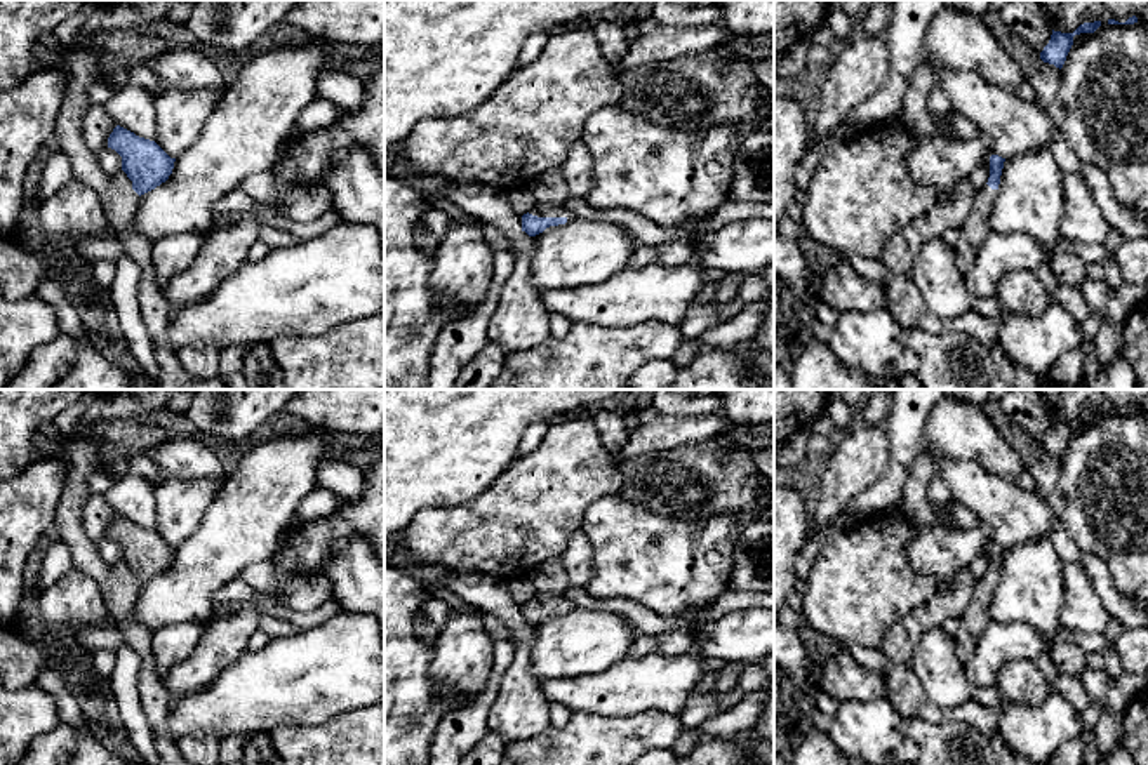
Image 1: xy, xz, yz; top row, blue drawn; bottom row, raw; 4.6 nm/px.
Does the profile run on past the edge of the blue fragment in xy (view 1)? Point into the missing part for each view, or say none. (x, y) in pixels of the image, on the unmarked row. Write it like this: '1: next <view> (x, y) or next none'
1: next none

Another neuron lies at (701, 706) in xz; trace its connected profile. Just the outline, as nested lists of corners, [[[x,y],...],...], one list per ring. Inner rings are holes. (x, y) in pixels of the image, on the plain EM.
[[[699,688],[678,713],[682,723],[691,730],[697,730],[706,720],[722,713],[720,699],[722,695]]]

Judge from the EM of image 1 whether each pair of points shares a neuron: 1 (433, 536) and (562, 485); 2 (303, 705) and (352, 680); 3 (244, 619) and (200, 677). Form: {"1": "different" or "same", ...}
{"1": "same", "2": "same", "3": "same"}

